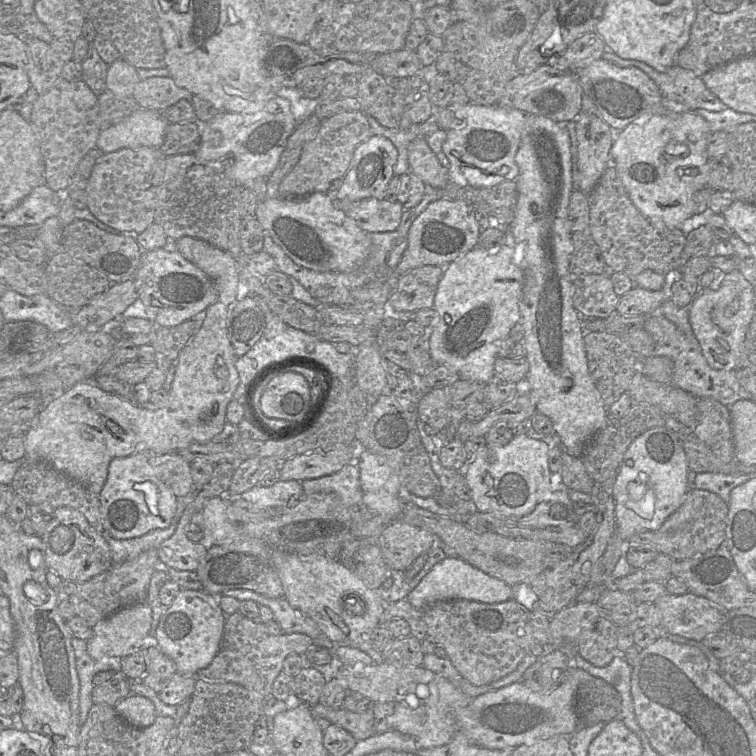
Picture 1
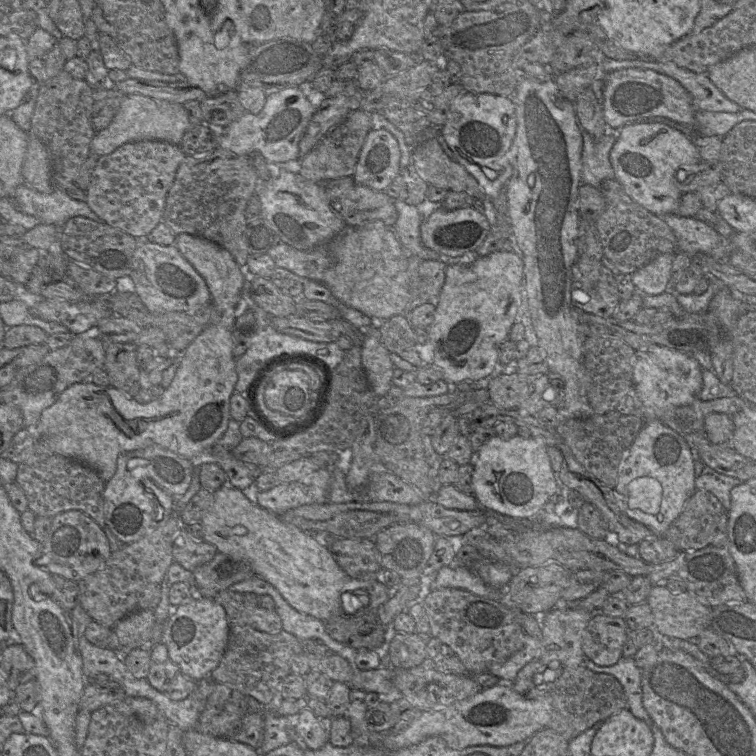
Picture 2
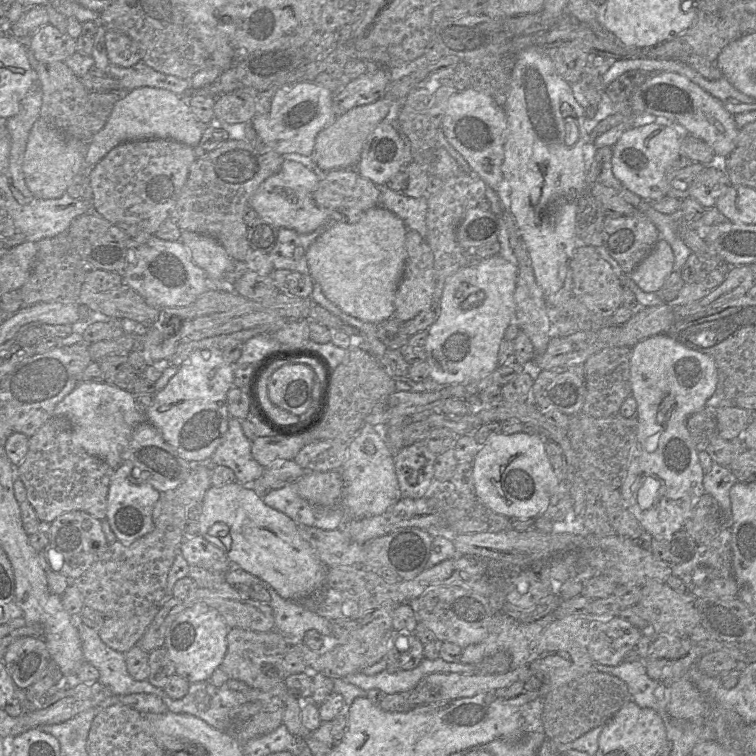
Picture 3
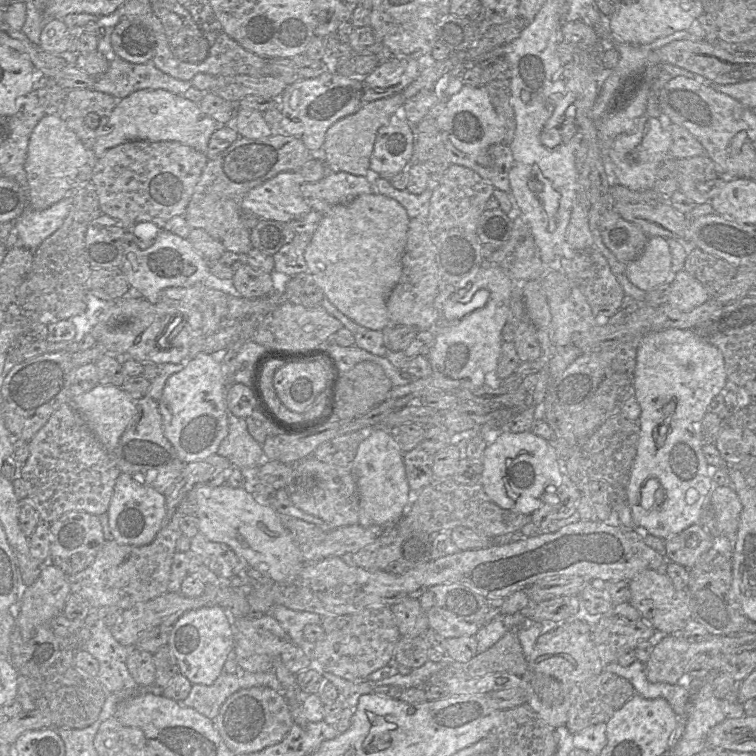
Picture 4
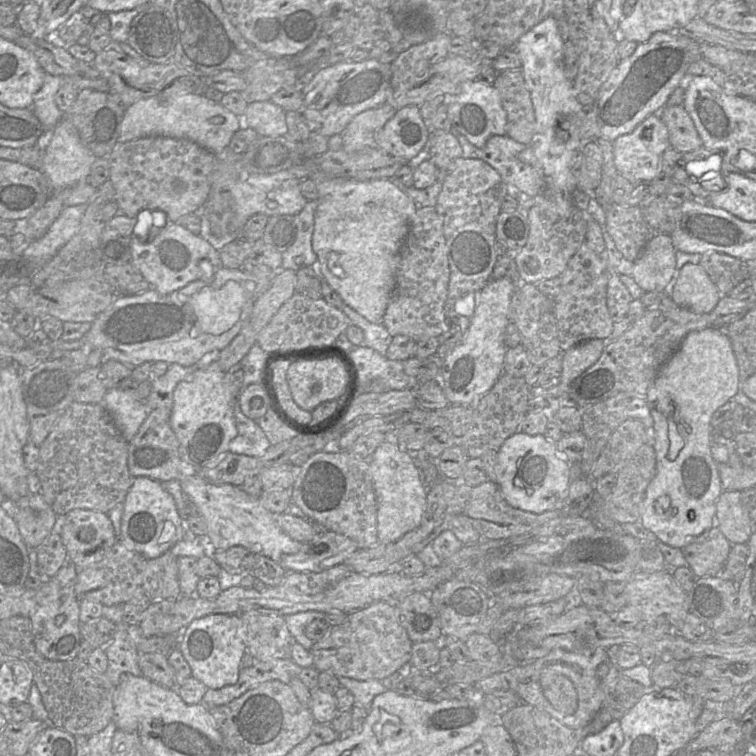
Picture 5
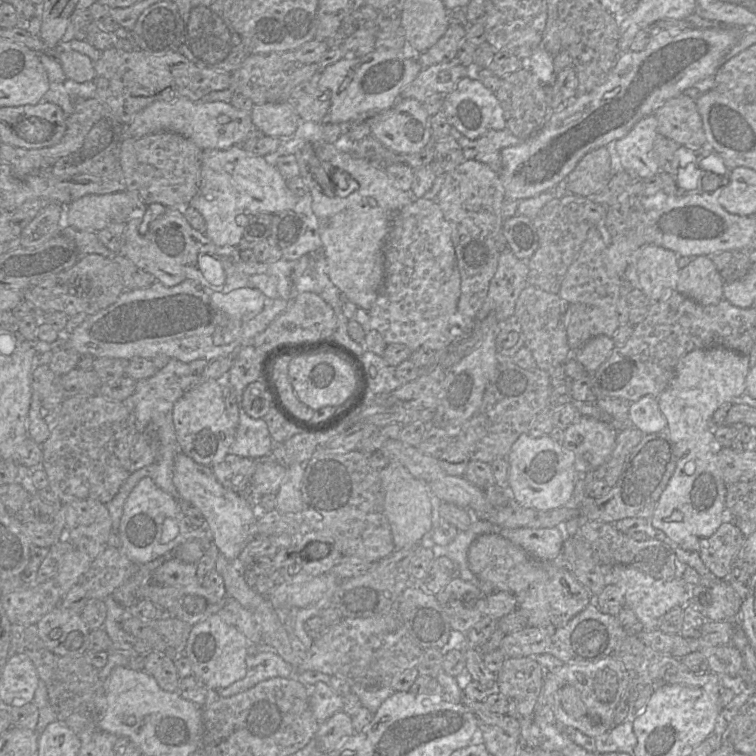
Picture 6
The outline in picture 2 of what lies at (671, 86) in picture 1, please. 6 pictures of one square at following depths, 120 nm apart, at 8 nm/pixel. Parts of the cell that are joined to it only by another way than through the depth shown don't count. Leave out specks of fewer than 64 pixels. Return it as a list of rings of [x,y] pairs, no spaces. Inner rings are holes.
[[[605,57],[601,61],[602,75],[627,68],[653,70],[675,79],[689,93],[696,111],[736,113],[743,109],[728,99],[713,84],[707,73],[695,73],[678,67],[672,62],[661,62],[654,59],[615,60]]]

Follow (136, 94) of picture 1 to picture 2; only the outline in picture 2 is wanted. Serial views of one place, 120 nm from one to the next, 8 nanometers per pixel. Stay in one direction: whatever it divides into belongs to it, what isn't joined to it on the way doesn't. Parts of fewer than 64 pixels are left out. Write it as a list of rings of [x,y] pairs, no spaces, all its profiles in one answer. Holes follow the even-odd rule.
[[[126,79],[114,84],[114,89],[124,95],[138,94],[152,99],[168,101],[183,105],[189,101],[201,102],[209,97],[200,88],[189,84],[186,80],[175,83]]]

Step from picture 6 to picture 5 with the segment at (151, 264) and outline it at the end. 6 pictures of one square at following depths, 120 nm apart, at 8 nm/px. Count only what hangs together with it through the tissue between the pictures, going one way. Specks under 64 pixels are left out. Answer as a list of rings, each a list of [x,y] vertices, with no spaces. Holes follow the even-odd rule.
[[[171,222],[161,228],[153,225],[148,236],[140,238],[135,234],[133,228],[130,237],[130,252],[132,265],[139,270],[150,287],[162,295],[178,290],[195,280],[210,281],[215,274],[215,269],[222,266],[218,250],[200,235],[191,233],[176,222]]]

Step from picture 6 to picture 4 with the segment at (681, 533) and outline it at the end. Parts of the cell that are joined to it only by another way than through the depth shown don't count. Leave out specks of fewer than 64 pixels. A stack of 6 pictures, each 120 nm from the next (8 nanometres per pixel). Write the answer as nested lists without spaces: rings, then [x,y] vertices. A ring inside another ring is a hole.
[[[666,329],[643,336],[634,370],[634,396],[641,407],[638,420],[640,436],[627,487],[627,503],[636,531],[665,540],[700,522],[714,488],[711,469],[703,453],[700,426],[711,402],[727,385],[722,353],[717,347],[704,341],[695,330]]]

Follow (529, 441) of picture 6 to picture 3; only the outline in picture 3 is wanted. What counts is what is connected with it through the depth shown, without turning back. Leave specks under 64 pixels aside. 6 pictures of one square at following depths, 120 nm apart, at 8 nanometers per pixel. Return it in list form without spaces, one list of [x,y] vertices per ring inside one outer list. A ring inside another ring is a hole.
[[[498,433],[480,446],[473,461],[474,494],[495,513],[510,519],[540,517],[560,483],[549,461],[545,444],[537,435]]]

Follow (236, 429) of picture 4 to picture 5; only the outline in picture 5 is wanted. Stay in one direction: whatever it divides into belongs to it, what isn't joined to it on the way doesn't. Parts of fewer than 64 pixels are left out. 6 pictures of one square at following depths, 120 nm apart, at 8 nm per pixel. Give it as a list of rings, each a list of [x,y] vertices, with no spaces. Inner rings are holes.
[[[238,397],[235,399],[233,414],[237,435],[230,441],[228,451],[247,456],[262,456],[271,444],[257,422],[243,414]]]

